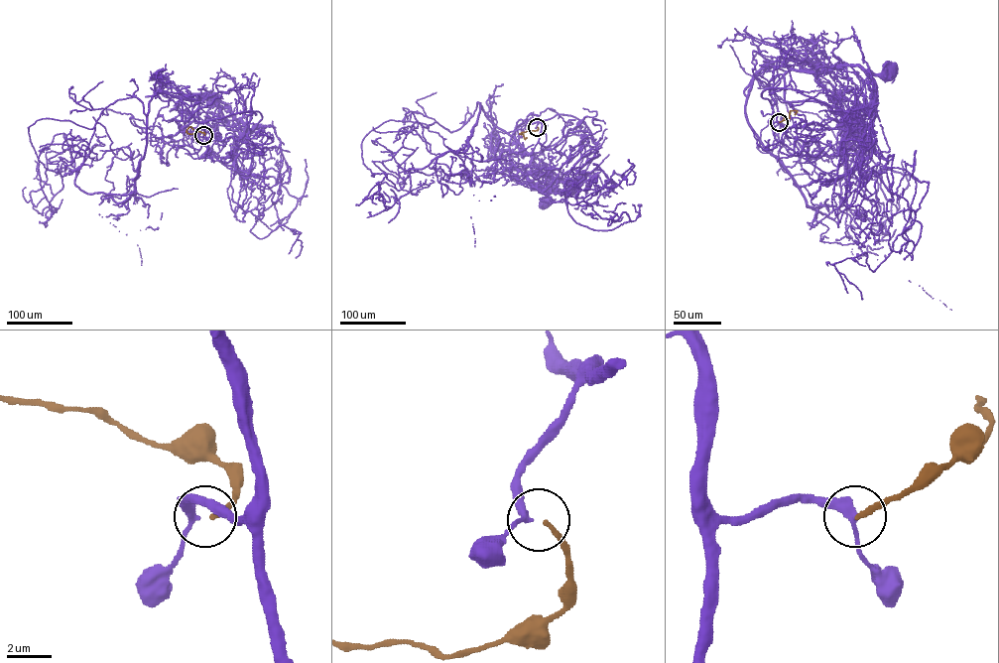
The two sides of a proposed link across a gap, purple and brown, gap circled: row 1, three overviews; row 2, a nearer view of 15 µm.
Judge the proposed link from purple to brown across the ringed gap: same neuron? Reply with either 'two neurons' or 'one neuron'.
one neuron

